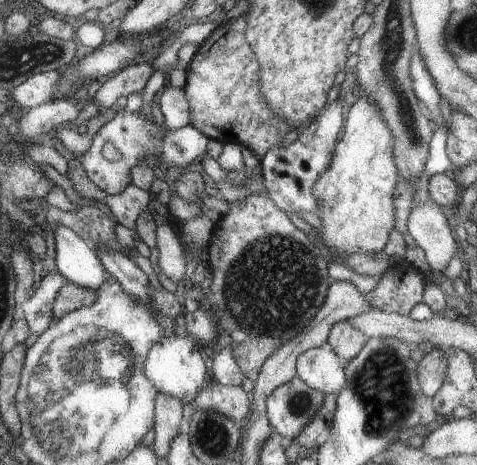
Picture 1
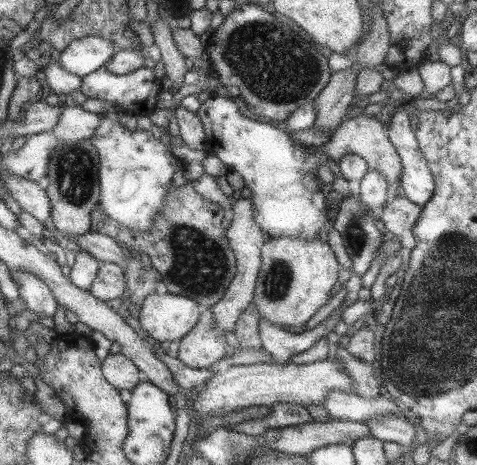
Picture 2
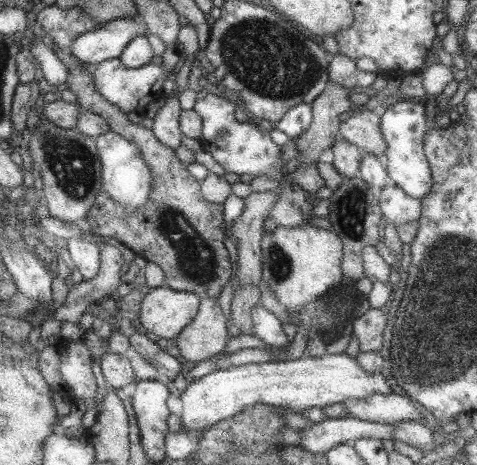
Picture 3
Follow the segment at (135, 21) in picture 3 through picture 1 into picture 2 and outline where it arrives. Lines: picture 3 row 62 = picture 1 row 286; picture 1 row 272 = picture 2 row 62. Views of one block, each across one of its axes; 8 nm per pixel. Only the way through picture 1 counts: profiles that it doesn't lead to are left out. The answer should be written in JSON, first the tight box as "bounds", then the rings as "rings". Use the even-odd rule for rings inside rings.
{"bounds":[60,36,114,77],"rings":[[[84,36],[61,52],[60,66],[76,76],[84,77],[110,63],[114,57],[114,44],[96,36]]]}

